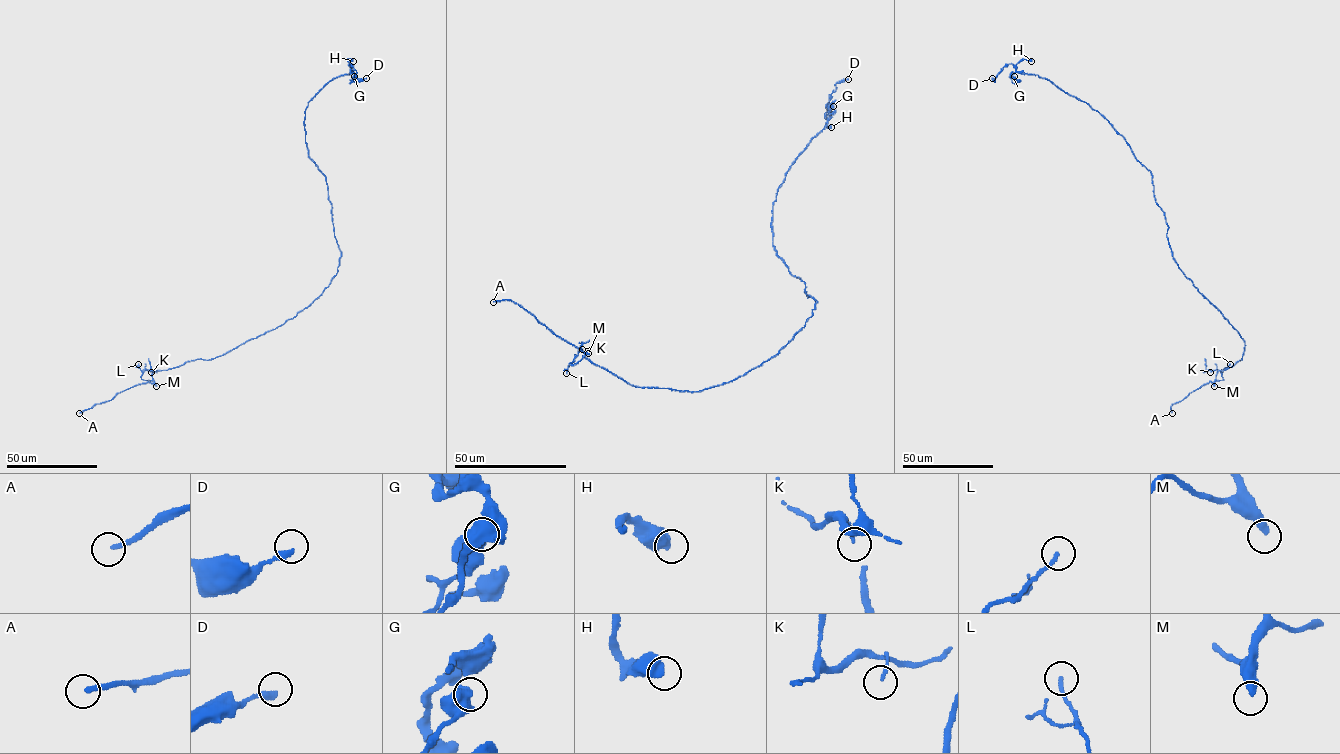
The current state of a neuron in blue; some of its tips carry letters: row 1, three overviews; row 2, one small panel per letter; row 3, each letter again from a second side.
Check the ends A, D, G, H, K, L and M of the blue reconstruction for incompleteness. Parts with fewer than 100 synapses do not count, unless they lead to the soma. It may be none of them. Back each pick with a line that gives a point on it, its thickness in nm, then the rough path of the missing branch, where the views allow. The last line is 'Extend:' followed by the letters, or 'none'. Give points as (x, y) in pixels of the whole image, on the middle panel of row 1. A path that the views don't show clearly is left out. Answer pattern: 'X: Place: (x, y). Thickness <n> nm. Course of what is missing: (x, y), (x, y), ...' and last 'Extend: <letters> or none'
A: Place: (493, 302). Thickness 220 nm
M: Place: (588, 353). Thickness 380 nm. Course of what is missing: (588, 353), (601, 357), (615, 369), (628, 370), (643, 370), (656, 364), (693, 366), (716, 355), (720, 357)
Extend: A, M

